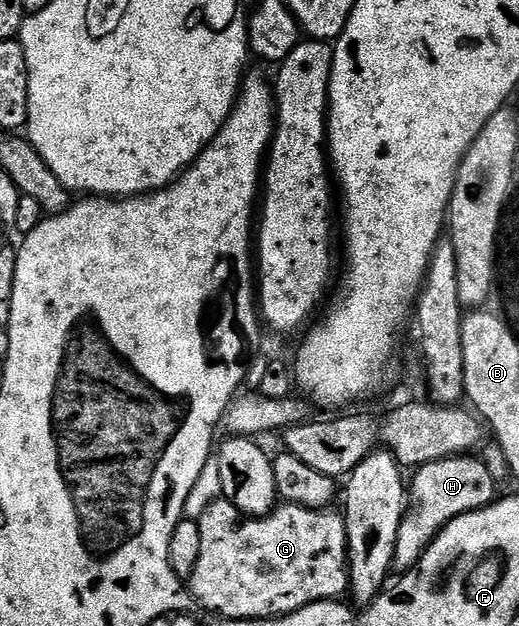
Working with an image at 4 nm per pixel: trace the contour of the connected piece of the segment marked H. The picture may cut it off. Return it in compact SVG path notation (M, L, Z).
M473 455L450 457L447 461L422 465L412 474L413 481L411 477L407 485L405 518L401 521L399 539L395 543L394 570L412 569L413 564L425 554L425 548L437 538L447 523L451 523L451 519L493 504L495 486L488 464L475 458Z

